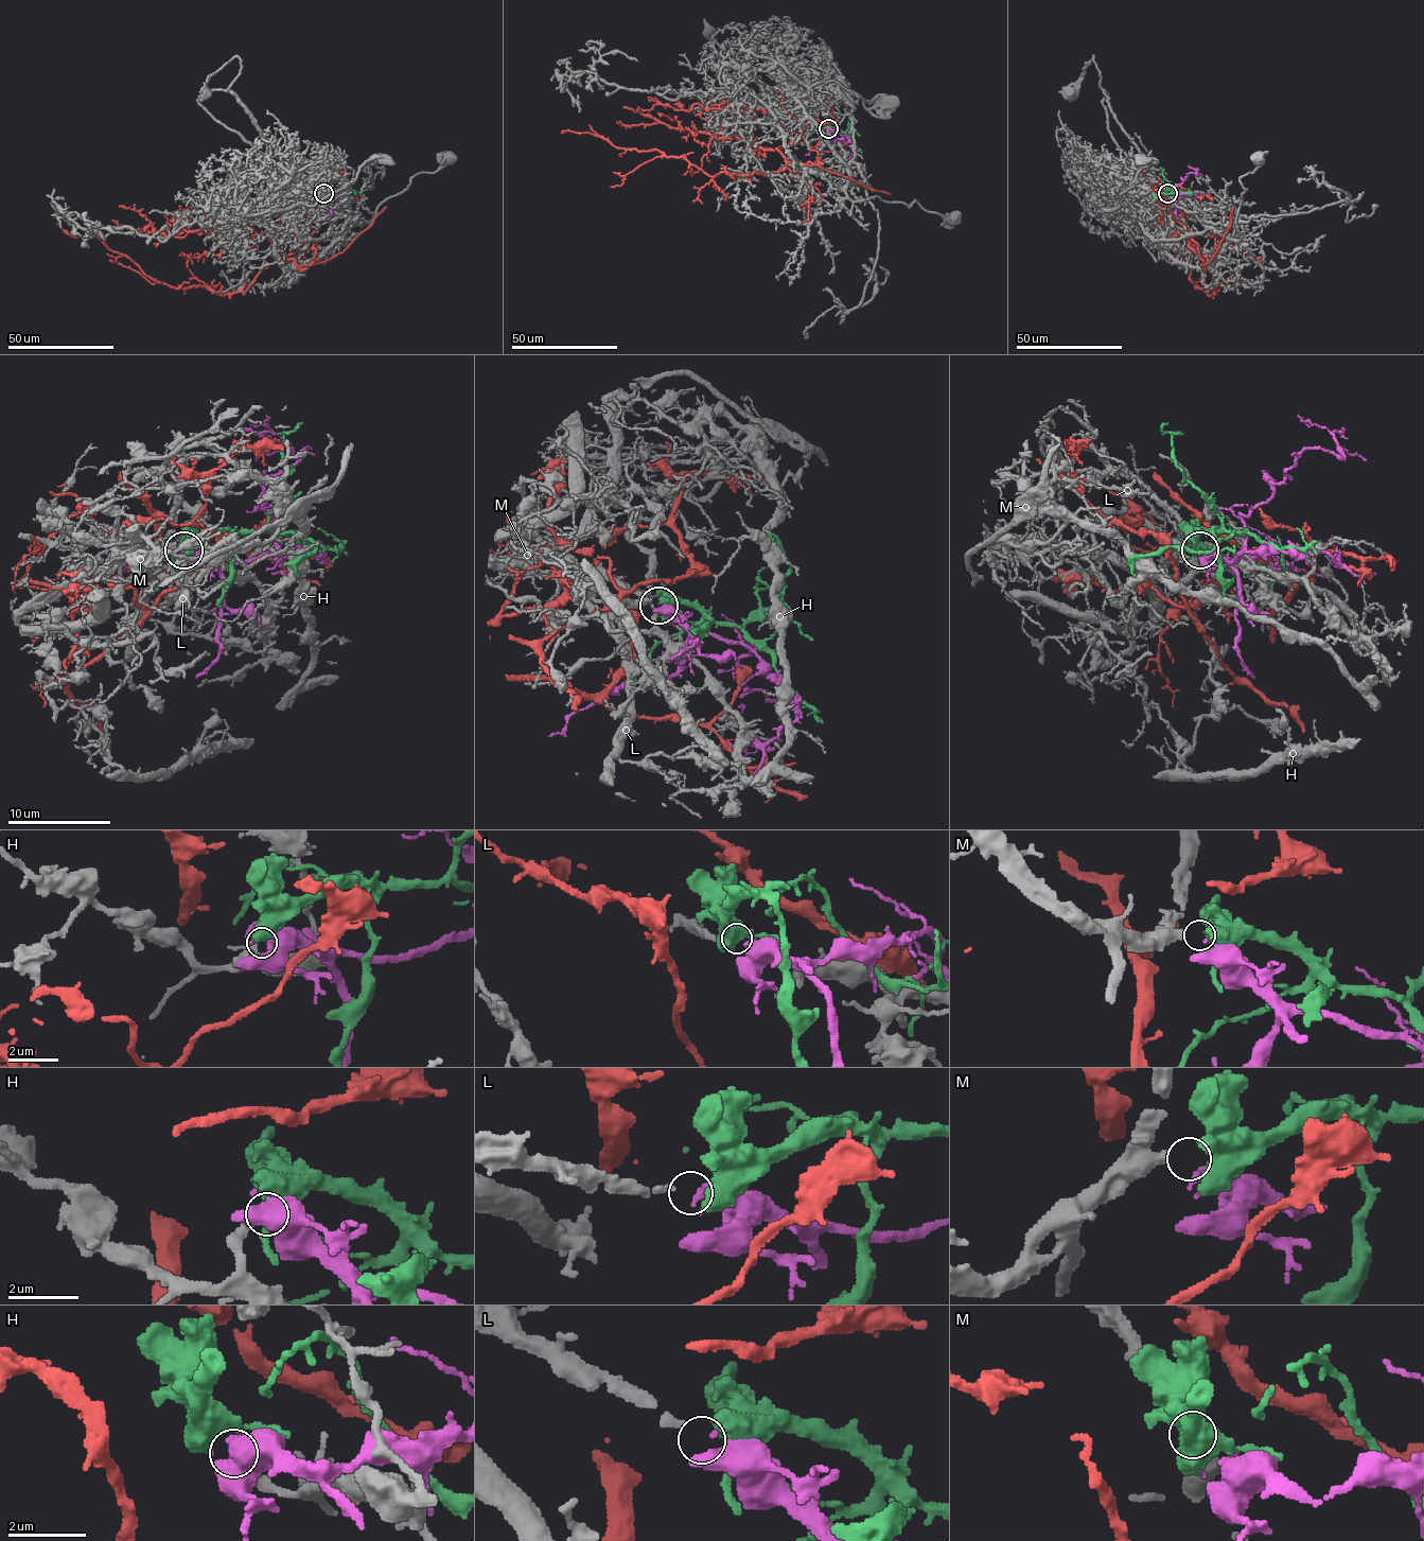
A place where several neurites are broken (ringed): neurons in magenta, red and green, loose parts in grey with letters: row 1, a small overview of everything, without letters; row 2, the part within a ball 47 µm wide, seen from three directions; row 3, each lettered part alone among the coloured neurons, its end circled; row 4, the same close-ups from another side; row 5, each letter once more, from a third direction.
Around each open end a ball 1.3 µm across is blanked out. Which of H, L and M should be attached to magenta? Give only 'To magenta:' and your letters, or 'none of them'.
To magenta: L

